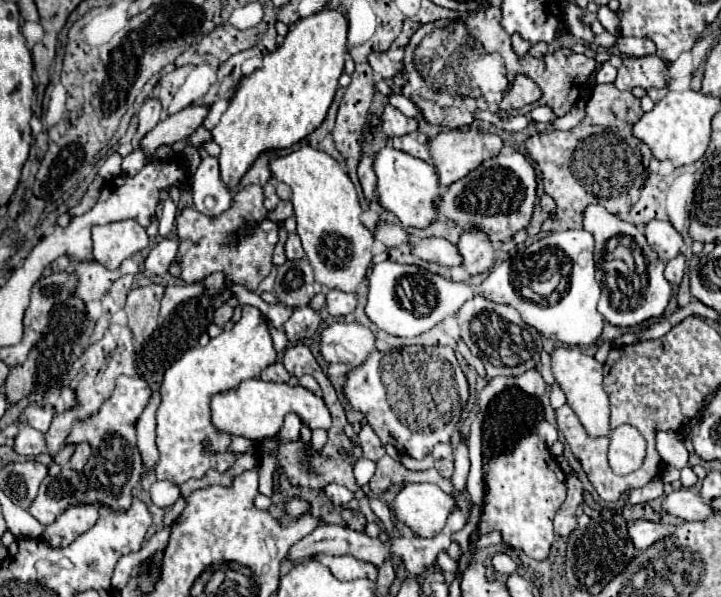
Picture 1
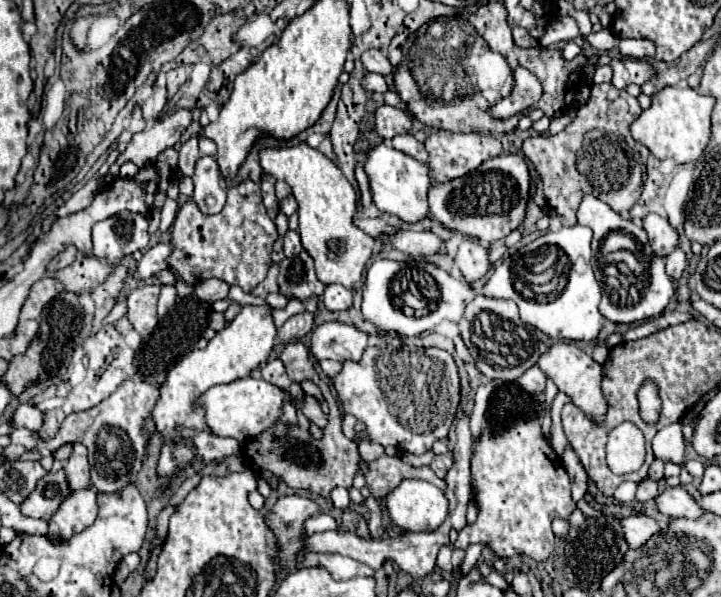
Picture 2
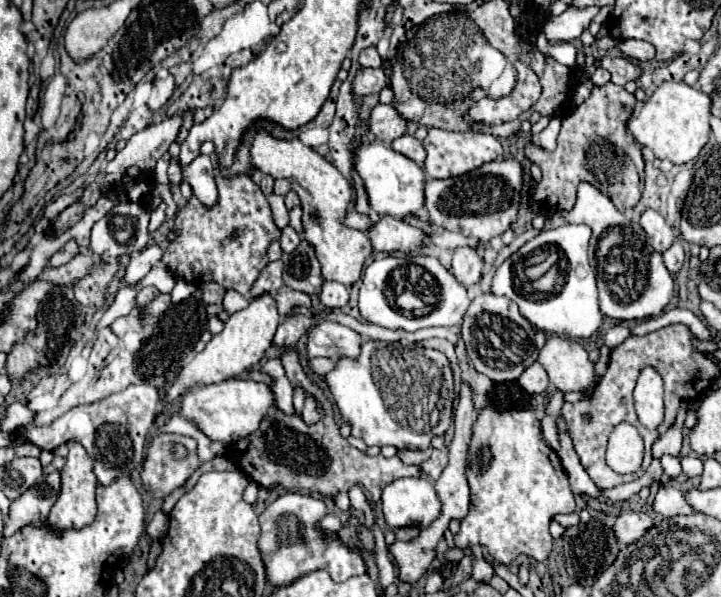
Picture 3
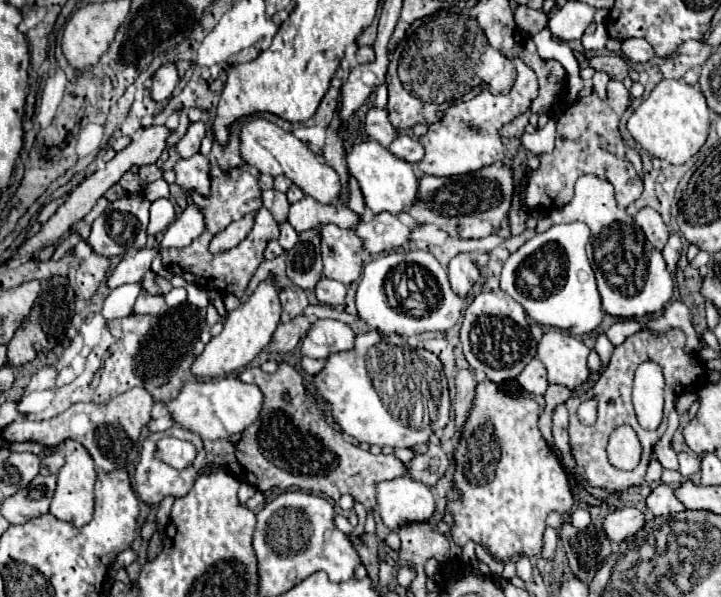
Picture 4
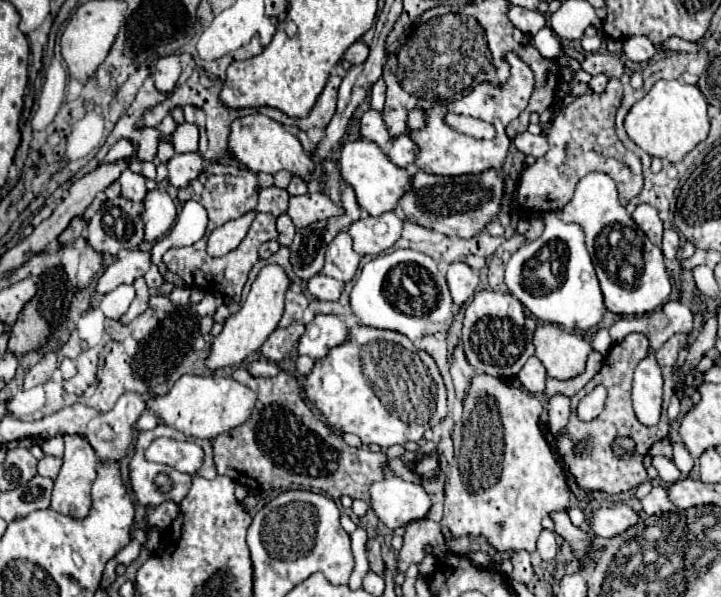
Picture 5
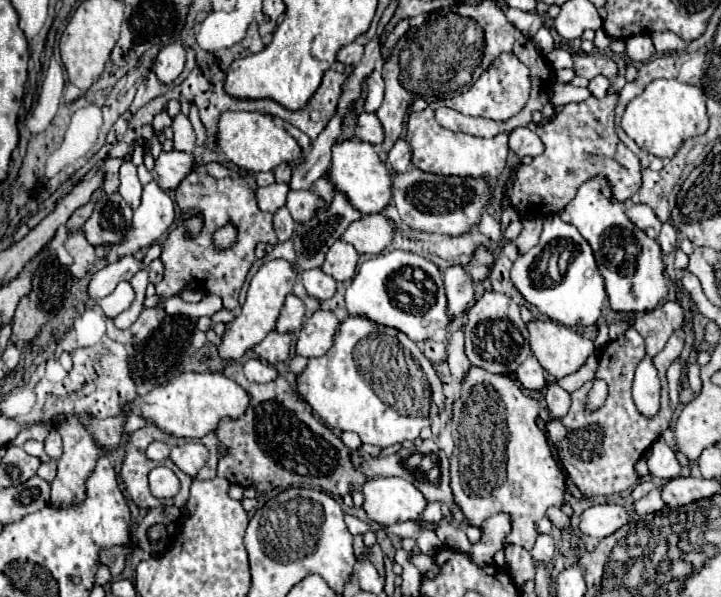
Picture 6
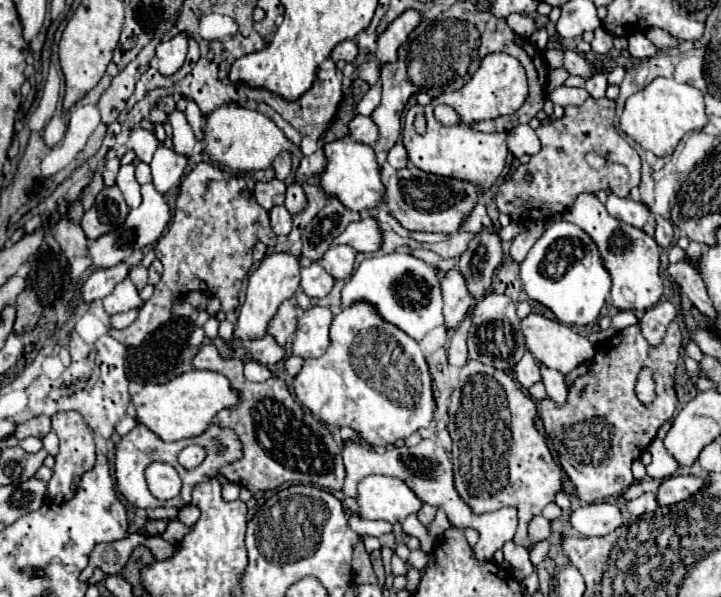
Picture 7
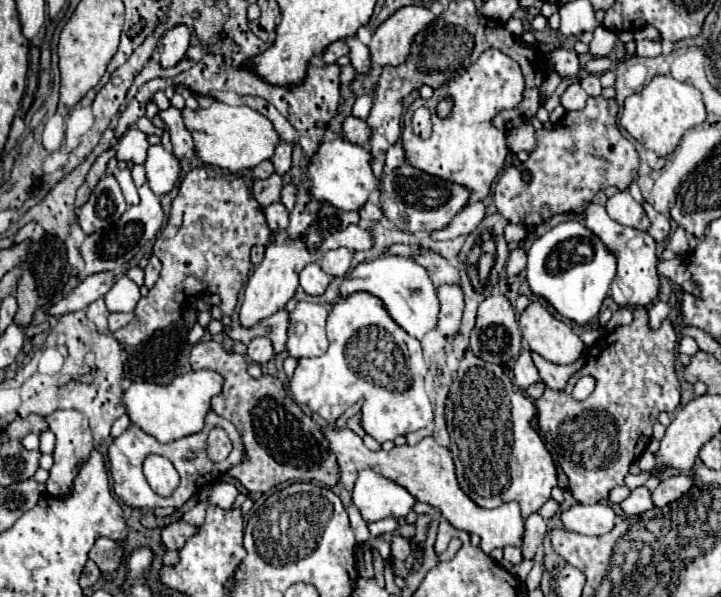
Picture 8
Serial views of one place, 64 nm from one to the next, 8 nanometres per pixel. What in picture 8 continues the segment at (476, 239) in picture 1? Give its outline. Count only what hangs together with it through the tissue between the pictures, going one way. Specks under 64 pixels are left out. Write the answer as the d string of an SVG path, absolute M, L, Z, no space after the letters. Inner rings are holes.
M446 284L436 290L436 296L440 300L440 314L438 314L438 330L442 336L454 336L458 332L464 300L462 300L462 288L458 284Z

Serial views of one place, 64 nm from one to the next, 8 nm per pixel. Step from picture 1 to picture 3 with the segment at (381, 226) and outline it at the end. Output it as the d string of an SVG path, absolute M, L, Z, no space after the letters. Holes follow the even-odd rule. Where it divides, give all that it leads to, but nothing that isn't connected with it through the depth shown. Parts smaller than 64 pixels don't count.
M348 210L346 216L344 216L344 224L346 224L348 228L356 228L356 230L366 232L366 228L370 228L372 220L370 220L368 216L364 216L364 214L358 214L356 210Z

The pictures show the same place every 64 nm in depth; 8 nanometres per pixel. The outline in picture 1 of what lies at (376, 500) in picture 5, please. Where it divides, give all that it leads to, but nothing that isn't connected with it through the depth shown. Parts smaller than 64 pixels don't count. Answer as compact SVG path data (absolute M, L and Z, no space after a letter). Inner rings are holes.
M406 484L392 500L394 516L418 536L436 536L448 514L454 508L454 498L442 492L436 484Z

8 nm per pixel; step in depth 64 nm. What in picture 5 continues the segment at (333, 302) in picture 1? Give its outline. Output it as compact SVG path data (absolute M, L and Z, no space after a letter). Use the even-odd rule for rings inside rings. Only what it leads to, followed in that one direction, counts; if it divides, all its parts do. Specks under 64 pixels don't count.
M316 274L306 282L306 288L318 300L336 300L340 296L342 284L326 274Z

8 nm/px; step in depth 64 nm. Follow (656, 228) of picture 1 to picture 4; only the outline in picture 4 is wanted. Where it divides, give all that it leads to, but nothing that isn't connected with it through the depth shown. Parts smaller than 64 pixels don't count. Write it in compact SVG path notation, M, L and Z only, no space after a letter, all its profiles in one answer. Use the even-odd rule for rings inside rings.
M646 206L646 208L642 208L642 210L636 212L634 220L644 230L646 238L650 240L650 244L654 244L654 248L662 250L664 244L666 244L666 240L668 240L668 228L666 228L662 216L654 208Z

